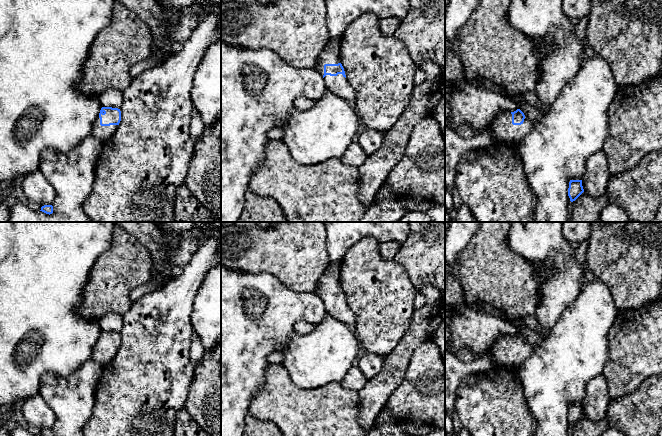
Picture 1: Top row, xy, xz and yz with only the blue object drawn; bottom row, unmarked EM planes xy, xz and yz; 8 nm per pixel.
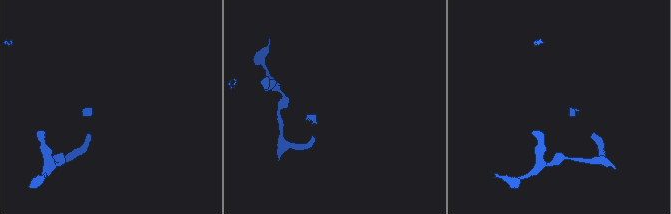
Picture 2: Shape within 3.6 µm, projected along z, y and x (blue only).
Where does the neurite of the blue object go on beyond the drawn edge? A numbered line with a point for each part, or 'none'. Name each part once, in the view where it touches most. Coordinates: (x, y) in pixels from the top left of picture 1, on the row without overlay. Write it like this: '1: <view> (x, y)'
1: xz (330, 278)

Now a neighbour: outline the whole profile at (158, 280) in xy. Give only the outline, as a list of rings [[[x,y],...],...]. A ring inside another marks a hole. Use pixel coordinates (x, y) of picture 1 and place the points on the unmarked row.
[[[153,270],[152,278],[147,284],[139,286],[131,291],[130,299],[132,303],[137,301],[139,298],[144,296],[145,294],[152,292],[162,287],[163,285],[167,284],[170,279],[171,278],[166,278],[159,272],[155,272]]]

